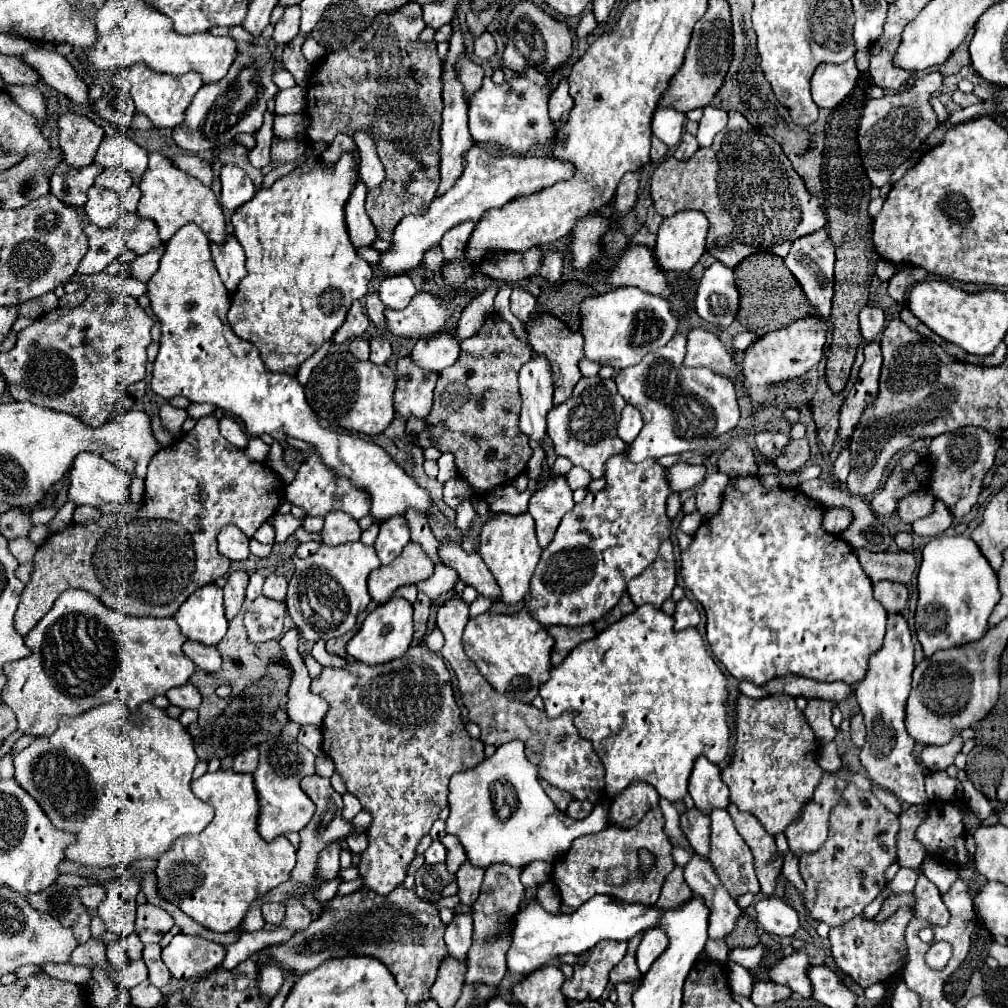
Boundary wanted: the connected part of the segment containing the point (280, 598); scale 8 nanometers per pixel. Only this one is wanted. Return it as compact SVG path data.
M270 574L264 582L264 596L276 602L284 602L286 598L286 580L280 574Z

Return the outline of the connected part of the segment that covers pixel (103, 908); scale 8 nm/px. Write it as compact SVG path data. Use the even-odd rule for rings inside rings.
M118 878L104 884L106 900L98 906L98 916L102 918L108 932L122 938L134 932L136 922L136 894L142 890L142 878Z

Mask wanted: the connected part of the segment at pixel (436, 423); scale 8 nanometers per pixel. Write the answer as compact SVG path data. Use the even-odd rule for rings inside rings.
M498 314L486 318L482 328L468 340L460 344L460 356L454 366L442 370L434 390L434 406L428 418L412 420L406 424L406 438L420 446L428 448L434 446L440 452L452 452L458 476L462 476L468 486L472 488L472 498L486 496L492 488L512 482L520 474L526 472L528 460L532 458L532 450L528 446L528 436L524 436L518 428L520 416L520 392L518 392L518 370L524 362L532 358L532 348L522 344L516 336L512 326L502 320Z

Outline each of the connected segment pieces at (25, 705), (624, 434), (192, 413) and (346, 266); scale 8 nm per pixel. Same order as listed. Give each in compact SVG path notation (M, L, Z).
M84 590L62 592L52 610L28 632L24 642L32 654L2 666L8 680L2 690L2 700L16 714L18 730L30 736L52 736L56 730L56 716L74 718L112 700L122 702L134 712L142 702L150 702L154 696L162 696L170 688L186 684L196 670L194 662L182 650L186 636L180 632L174 618L128 616L106 608L96 596Z
M626 404L626 408L622 410L622 418L618 422L618 436L626 444L632 444L636 440L636 436L640 434L640 430L642 430L642 416L640 416L640 412L634 406Z
M190 404L188 406L188 418L192 420L200 420L202 416L208 416L214 412L216 406L204 406L204 404Z
M342 154L332 172L326 172L322 164L310 172L290 172L268 190L258 190L256 196L232 216L234 236L244 248L248 274L230 296L232 308L228 320L240 338L252 342L260 350L266 368L272 372L296 376L298 368L314 356L318 348L332 340L334 332L344 324L352 302L368 294L372 266L356 256L344 224L344 204L354 182L356 164L350 154Z

